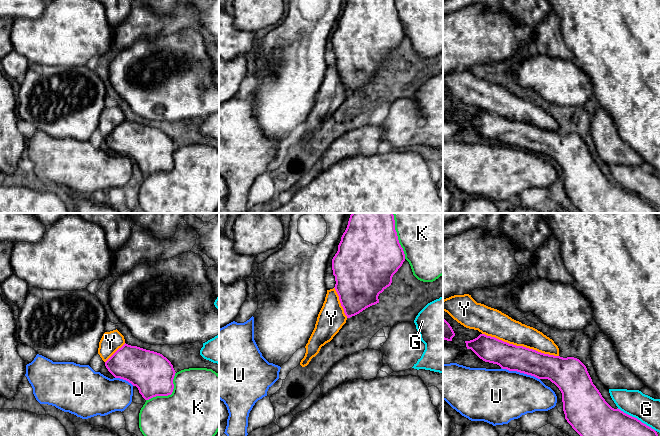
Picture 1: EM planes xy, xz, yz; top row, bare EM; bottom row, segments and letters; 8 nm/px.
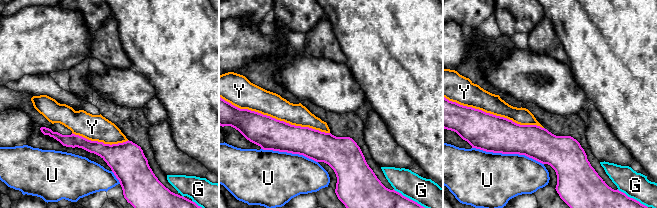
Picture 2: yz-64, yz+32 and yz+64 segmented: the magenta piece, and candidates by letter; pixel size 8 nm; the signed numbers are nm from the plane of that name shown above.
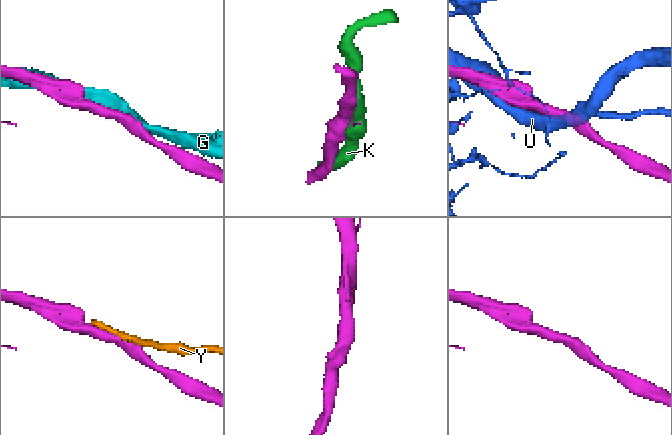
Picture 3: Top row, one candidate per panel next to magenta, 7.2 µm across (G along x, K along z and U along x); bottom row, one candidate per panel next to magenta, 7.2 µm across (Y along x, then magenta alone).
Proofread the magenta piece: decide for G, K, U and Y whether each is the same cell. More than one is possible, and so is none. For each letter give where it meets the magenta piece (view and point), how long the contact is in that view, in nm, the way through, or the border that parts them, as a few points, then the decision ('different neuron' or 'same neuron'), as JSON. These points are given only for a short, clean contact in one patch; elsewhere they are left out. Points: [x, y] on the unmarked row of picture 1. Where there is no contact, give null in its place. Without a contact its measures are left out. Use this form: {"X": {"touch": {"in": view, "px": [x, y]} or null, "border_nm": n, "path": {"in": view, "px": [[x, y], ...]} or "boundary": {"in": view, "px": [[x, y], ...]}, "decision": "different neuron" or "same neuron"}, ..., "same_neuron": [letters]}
{"G": {"touch": {"in": "yz", "px": [636, 194]}, "border_nm": 360, "boundary": {"in": "yz", "px": [[617, 184], [636, 193], [655, 207]]}, "decision": "different neuron"}, "K": {"touch": {"in": "xy", "px": [169, 170]}, "border_nm": 340, "decision": "different neuron"}, "U": {"touch": {"in": "yz", "px": [520, 148]}, "border_nm": 320, "decision": "different neuron"}, "Y": {"touch": {"in": "yz", "px": [520, 122]}, "border_nm": 650, "decision": "same neuron"}, "same_neuron": ["Y"]}

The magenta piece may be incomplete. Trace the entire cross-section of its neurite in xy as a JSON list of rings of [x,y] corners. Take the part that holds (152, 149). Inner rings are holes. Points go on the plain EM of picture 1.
[[[117,105],[103,110],[98,130],[115,154],[136,162],[145,176],[172,170],[176,148],[171,138],[160,129],[126,120]]]

